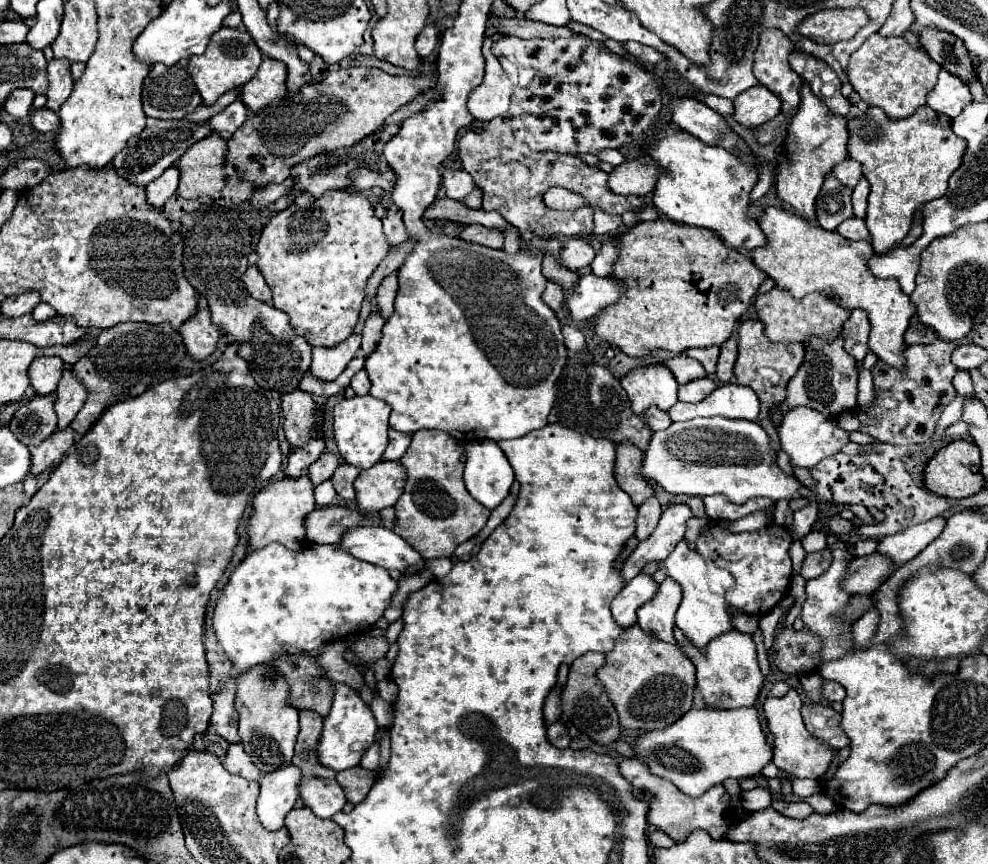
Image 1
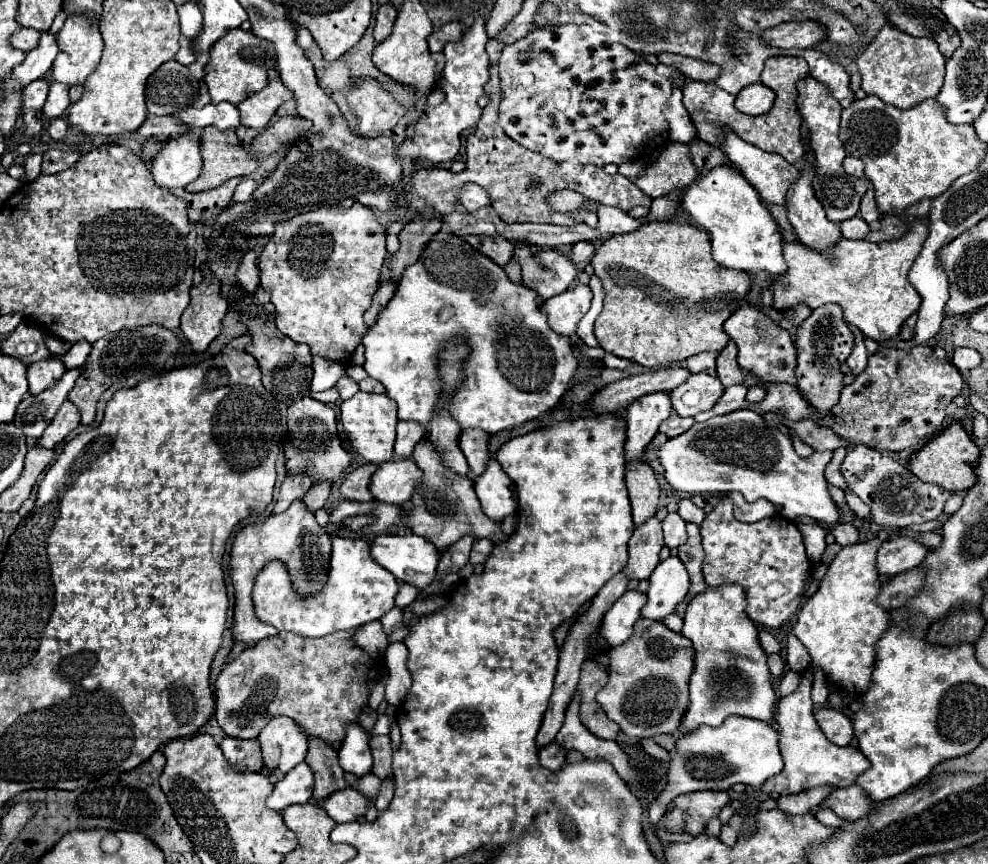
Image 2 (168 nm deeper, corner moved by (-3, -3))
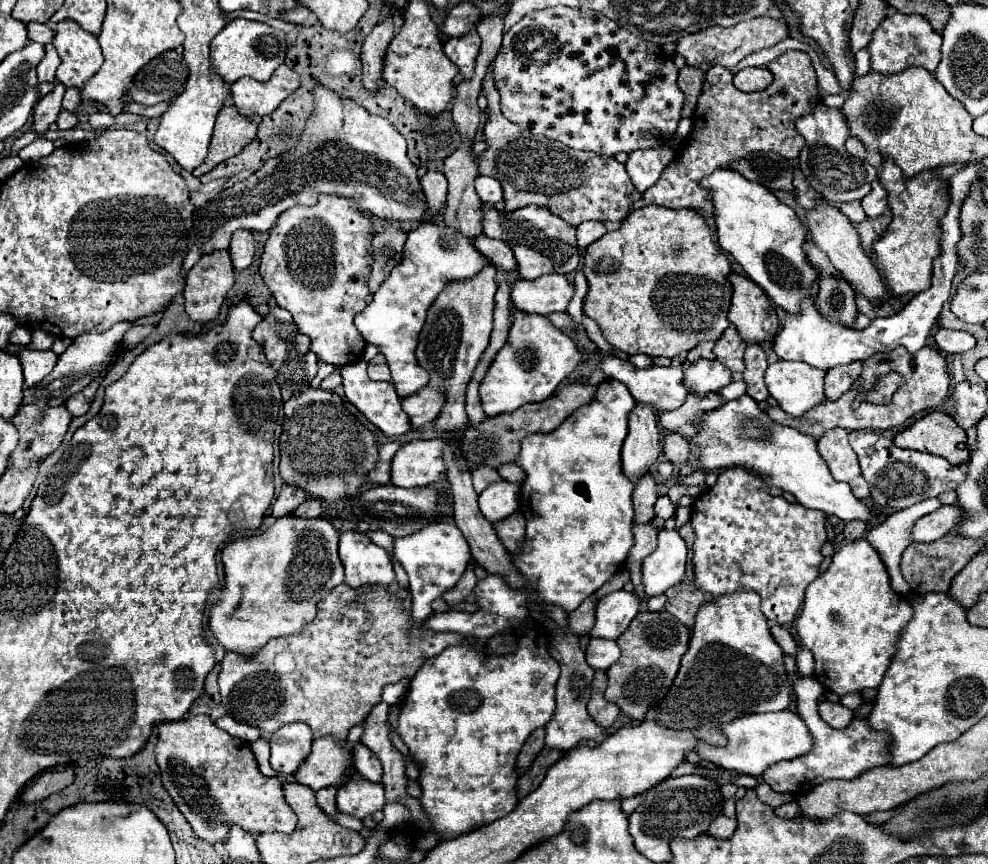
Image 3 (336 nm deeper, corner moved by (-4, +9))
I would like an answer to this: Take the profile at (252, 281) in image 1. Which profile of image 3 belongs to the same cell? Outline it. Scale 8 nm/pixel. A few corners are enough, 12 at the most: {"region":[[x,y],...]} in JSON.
{"region":[[238,229],[230,241],[230,259],[236,271],[254,259],[254,239]]}

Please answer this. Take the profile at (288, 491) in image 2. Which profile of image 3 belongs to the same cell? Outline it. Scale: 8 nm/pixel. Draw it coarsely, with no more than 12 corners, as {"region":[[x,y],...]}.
{"region":[[282,485],[272,515],[294,513],[306,501],[300,489]]}

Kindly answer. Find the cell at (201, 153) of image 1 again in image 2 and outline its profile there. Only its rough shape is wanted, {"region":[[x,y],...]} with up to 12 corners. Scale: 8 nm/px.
{"region":[[205,127],[201,175],[185,187],[201,193],[245,177],[257,161],[233,129]]}

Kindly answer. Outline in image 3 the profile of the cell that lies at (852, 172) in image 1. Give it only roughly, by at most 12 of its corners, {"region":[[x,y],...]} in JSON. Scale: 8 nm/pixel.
{"region":[[856,137],[846,139],[846,151],[854,157],[866,159],[868,155]]}

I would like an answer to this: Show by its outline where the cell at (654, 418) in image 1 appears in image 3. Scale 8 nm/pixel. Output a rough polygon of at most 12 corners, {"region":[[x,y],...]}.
{"region":[[718,393],[690,395],[682,407],[660,413],[672,433],[692,439],[702,413],[722,407]]}

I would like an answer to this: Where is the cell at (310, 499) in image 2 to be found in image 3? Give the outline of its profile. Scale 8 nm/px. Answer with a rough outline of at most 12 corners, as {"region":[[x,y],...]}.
{"region":[[306,499],[296,511],[296,517],[320,517],[322,503]]}

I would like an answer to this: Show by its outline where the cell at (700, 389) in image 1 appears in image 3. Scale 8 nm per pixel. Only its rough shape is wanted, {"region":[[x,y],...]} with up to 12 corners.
{"region":[[718,359],[690,365],[686,385],[694,395],[718,391],[732,371]]}

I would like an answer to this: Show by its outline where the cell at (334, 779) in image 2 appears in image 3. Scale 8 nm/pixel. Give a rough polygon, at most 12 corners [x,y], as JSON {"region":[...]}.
{"region":[[334,787],[316,791],[318,805],[330,819],[336,819]]}

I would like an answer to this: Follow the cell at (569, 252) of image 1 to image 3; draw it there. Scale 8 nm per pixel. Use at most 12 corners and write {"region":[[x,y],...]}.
{"region":[[602,221],[578,225],[578,245],[586,249],[608,231]]}

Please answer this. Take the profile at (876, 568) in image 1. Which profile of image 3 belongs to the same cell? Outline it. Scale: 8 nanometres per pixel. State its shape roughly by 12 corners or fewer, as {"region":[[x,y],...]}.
{"region":[[942,505],[916,521],[912,539],[930,543],[964,519],[960,505]]}

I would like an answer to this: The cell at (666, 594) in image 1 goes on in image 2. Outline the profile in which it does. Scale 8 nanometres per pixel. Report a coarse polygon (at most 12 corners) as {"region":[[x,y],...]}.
{"region":[[677,555],[649,577],[641,617],[663,621],[689,593],[691,581]]}

